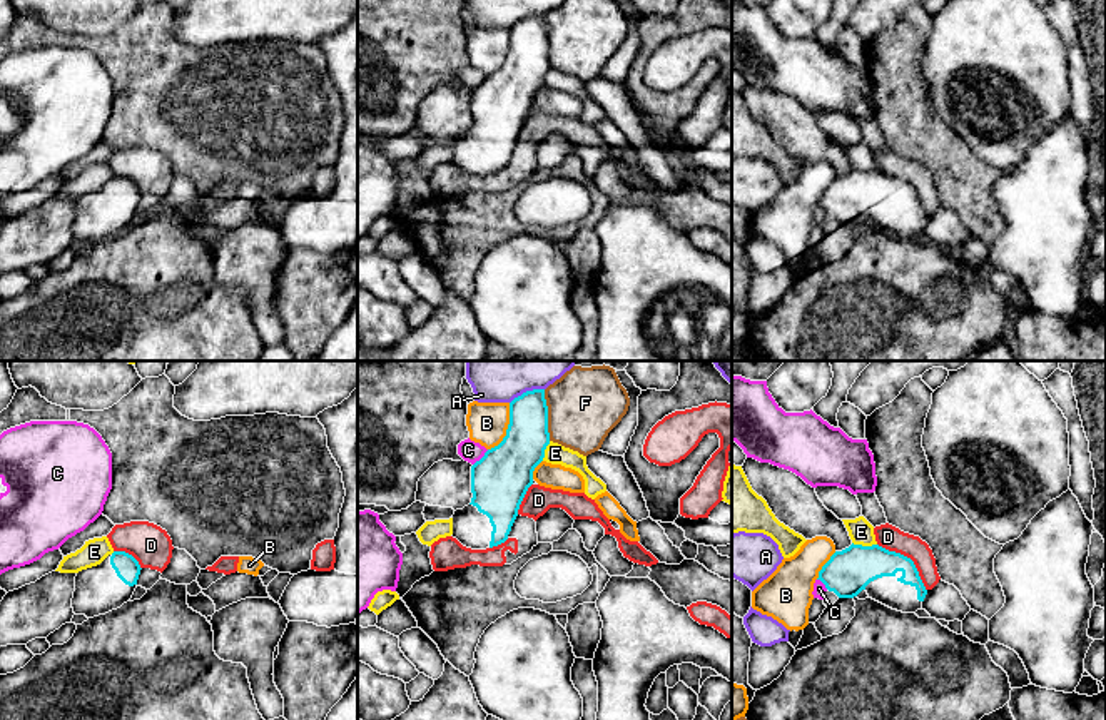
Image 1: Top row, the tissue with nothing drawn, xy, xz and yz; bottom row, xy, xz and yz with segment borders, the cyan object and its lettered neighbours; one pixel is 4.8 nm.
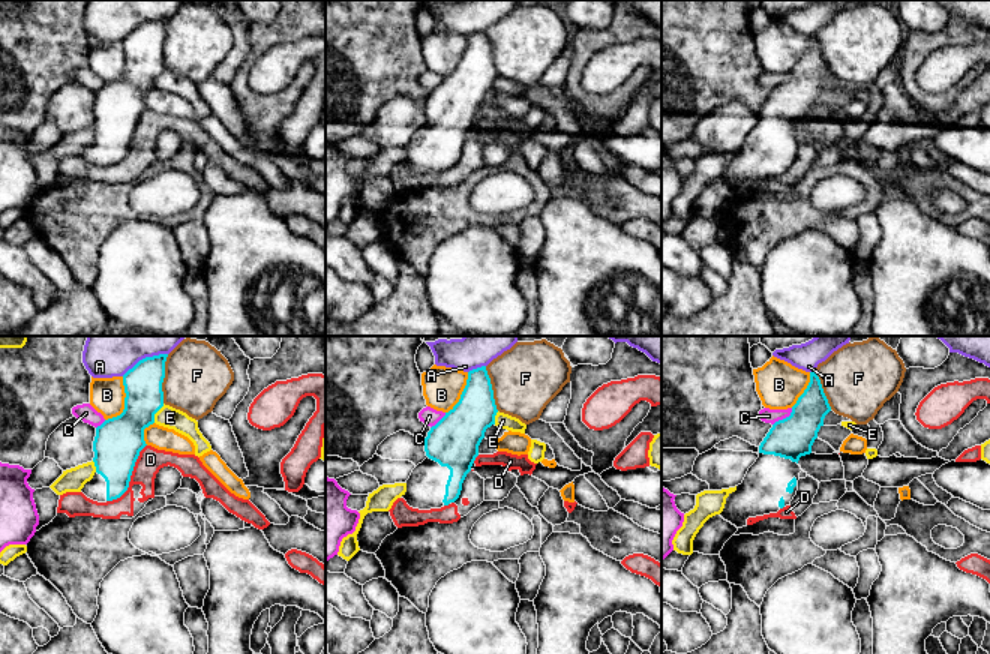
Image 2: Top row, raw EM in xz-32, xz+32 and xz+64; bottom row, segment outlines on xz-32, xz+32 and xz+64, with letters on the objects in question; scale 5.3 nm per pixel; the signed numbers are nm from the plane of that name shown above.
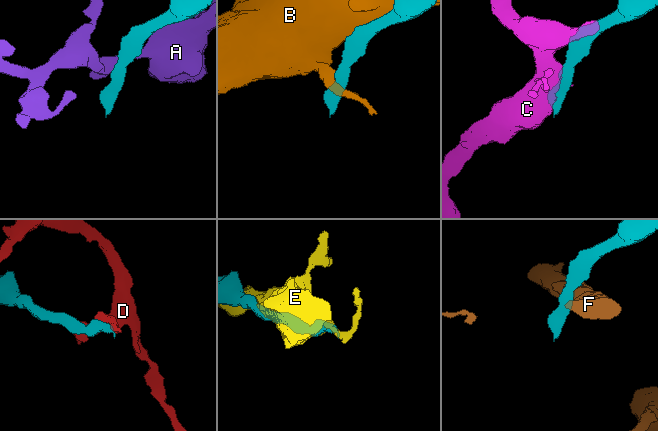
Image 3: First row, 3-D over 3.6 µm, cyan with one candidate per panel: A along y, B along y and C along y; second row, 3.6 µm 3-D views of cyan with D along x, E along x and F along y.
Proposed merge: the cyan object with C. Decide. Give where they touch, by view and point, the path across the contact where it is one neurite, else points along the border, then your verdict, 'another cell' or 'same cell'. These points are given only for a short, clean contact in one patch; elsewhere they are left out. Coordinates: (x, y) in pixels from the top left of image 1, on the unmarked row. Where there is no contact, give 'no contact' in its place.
xz (481, 84) | along xz (488, 76), (473, 91) | another cell

